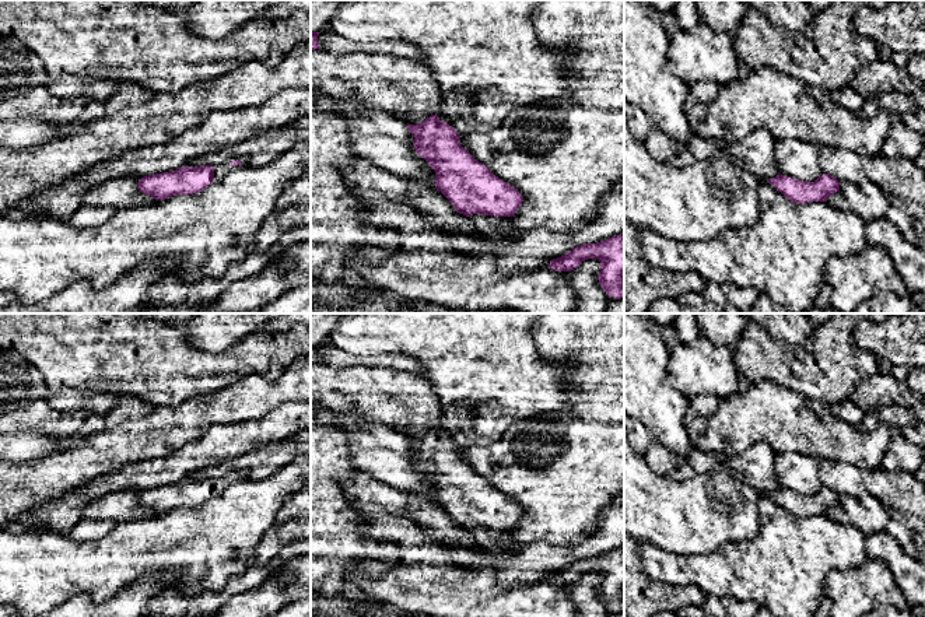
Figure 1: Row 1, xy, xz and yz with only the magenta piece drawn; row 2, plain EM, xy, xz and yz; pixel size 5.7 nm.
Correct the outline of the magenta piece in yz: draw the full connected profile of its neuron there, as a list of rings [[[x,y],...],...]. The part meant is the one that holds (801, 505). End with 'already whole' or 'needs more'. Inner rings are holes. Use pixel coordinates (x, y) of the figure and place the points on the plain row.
[[[823,487],[814,495],[798,494],[785,488],[777,488],[767,495],[781,505],[788,513],[798,518],[827,515],[831,508],[840,505],[841,498],[837,491],[828,487]]]; already whole

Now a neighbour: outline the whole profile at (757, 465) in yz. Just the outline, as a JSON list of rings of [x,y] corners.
[[[760,441],[718,467],[729,477],[747,483],[758,494],[770,494],[779,488],[775,476],[775,456],[771,446]]]

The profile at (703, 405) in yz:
[[[700,395],[690,399],[690,413],[687,414],[687,420],[691,416],[711,416],[719,407],[721,399],[708,395]]]

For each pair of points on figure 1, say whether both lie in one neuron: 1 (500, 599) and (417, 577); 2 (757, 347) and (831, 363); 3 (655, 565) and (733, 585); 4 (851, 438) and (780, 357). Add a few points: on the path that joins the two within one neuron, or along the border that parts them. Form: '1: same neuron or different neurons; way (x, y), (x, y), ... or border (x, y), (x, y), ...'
1: same neuron; way (479, 599), (473, 595), (438, 591)
2: same neuron; way (775, 363), (781, 365), (813, 365)
3: same neuron; way (675, 568), (679, 572), (714, 572)
4: different neurons; border (775, 382), (808, 398)

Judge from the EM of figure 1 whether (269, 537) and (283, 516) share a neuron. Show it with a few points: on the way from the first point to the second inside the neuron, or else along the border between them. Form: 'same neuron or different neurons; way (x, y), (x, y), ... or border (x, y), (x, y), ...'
different neurons; border (295, 518), (276, 523)

